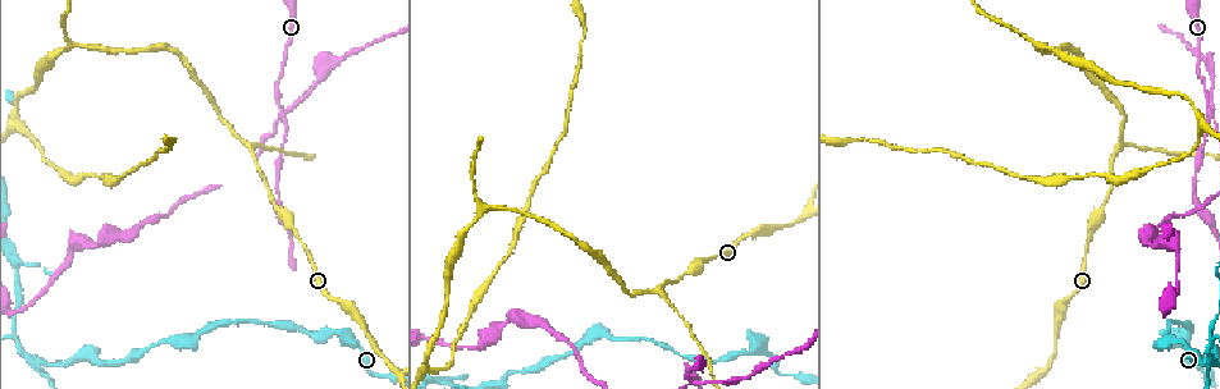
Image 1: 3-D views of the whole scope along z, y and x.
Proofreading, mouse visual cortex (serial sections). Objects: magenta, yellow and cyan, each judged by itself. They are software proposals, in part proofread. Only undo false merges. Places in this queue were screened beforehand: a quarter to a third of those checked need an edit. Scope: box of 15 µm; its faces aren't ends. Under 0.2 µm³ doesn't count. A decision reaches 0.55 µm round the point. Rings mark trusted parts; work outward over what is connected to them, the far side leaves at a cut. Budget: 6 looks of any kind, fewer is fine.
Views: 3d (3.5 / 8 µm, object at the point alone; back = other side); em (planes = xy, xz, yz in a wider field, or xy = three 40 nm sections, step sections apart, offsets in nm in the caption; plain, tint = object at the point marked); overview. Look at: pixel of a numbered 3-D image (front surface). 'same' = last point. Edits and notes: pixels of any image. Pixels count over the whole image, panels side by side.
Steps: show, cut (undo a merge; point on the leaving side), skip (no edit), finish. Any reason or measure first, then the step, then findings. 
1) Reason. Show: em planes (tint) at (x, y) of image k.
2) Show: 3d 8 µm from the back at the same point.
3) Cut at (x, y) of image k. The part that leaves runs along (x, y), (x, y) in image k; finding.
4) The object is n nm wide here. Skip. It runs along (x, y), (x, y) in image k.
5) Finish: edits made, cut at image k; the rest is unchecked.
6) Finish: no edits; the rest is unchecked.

A narrow waist. Show: 3d 3.5 µm at (1178, 332) of image 1.

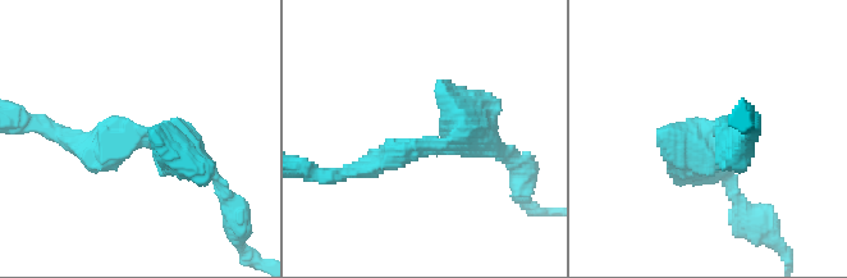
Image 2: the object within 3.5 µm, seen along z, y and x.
Show: em xy step 2 (tint) at (442, 148) of image 2.

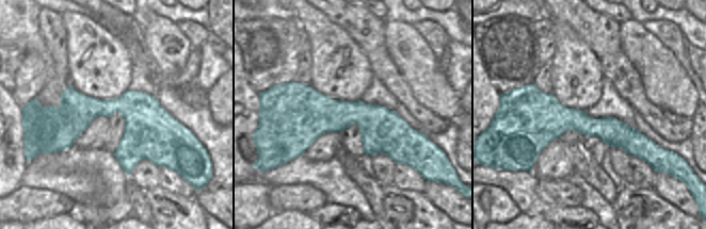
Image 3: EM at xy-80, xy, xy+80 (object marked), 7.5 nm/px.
Skip. All the same cell.

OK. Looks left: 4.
Arms part here. Show: 3d 8 µm at (1120, 148) of image 1.

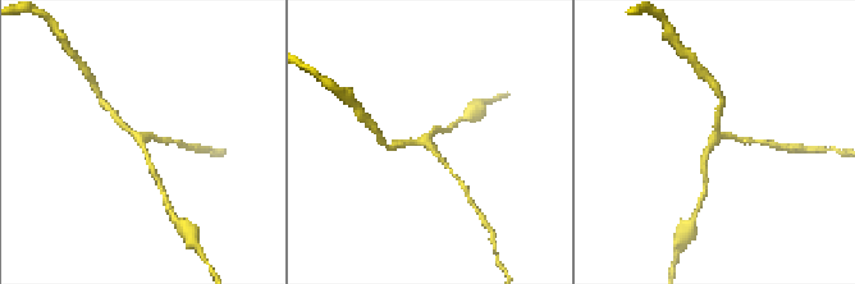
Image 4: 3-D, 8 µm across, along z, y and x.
Zoom in. Show: 3d 3.5 µm at (142, 139) of image 4.

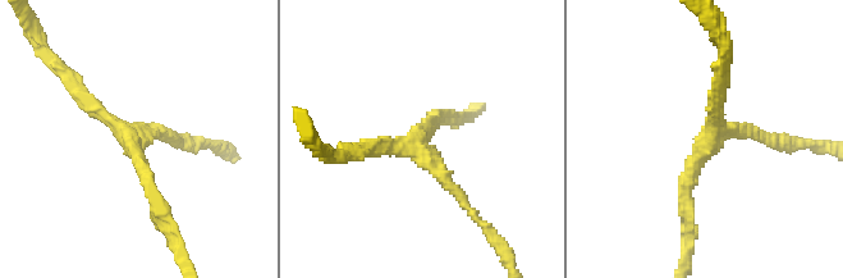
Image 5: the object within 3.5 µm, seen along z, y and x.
3 arms meet here; the arms are 150, 200, 200 nm wide. Show: em planes (tint) at (420, 142) of image 5.

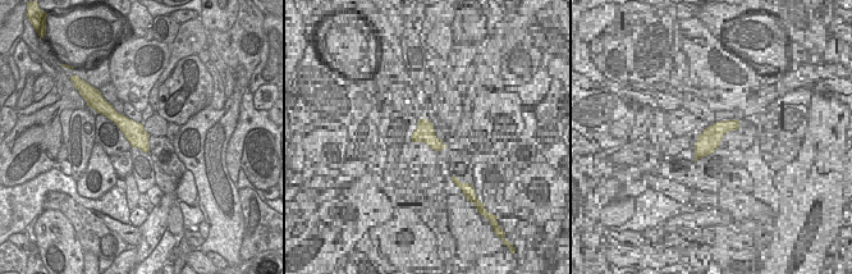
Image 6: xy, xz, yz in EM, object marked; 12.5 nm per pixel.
The object is 260 nm wide here. Skip. It runs along (109, 112), (146, 149) in image 6; one cell here.

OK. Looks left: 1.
Finish: no edits; the rest is unchecked.

